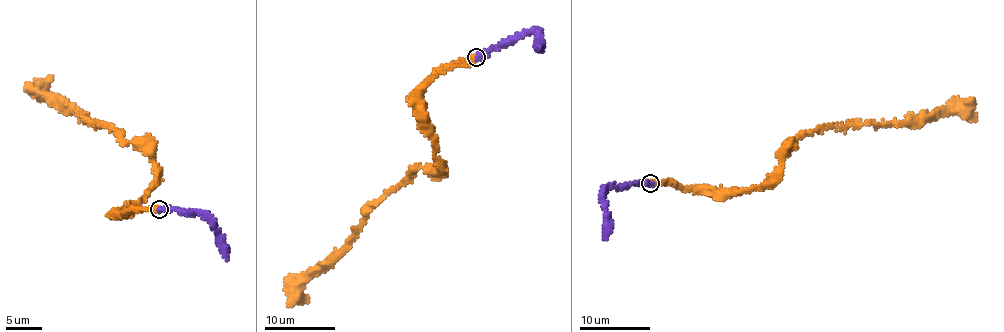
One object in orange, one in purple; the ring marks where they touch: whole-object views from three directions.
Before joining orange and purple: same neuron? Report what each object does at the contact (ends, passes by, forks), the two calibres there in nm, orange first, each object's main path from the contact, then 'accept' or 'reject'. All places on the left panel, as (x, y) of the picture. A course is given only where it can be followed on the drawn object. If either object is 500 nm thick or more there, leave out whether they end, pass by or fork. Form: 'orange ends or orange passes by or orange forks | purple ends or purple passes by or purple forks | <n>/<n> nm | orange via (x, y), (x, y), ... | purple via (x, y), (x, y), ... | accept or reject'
orange passes by | purple ends | 320/400 nm | orange via (158, 209), (120, 215), (147, 192), (153, 160), (132, 141), (52, 102), (46, 92), (40, 98) | purple via (158, 209), (181, 209), (206, 217), (216, 231), (219, 248), (228, 259) | accept

